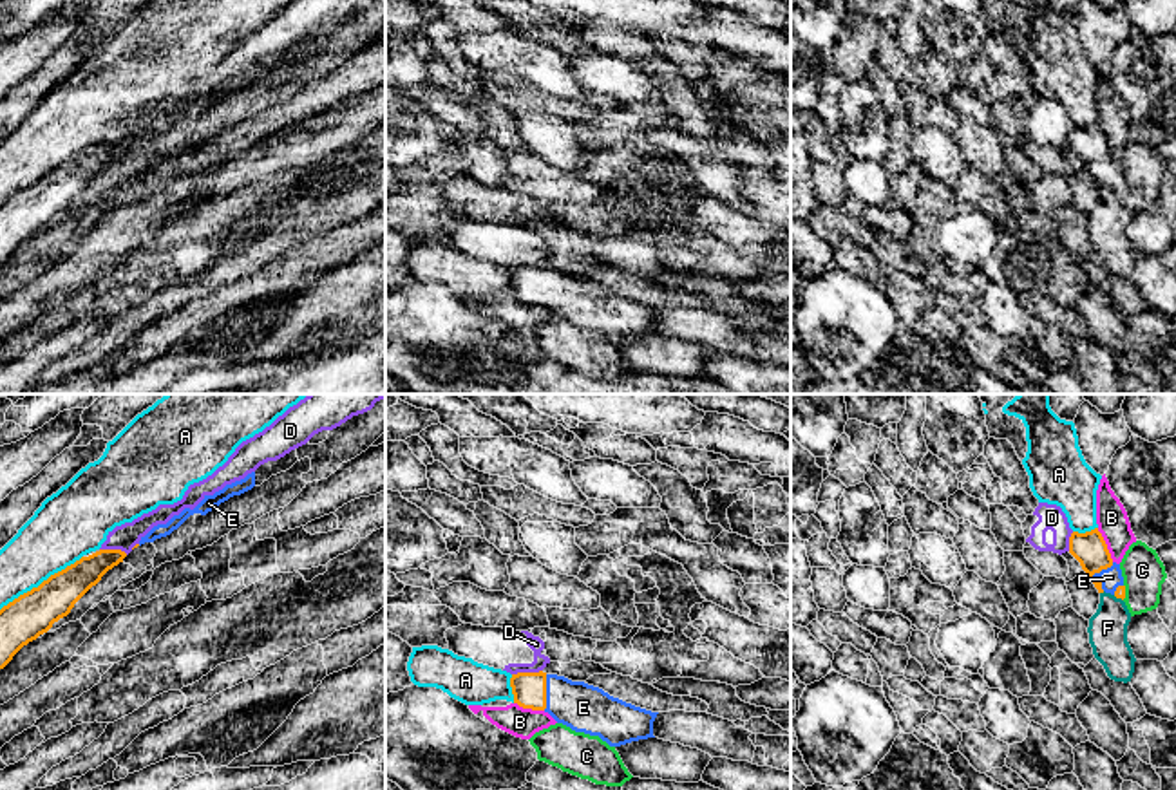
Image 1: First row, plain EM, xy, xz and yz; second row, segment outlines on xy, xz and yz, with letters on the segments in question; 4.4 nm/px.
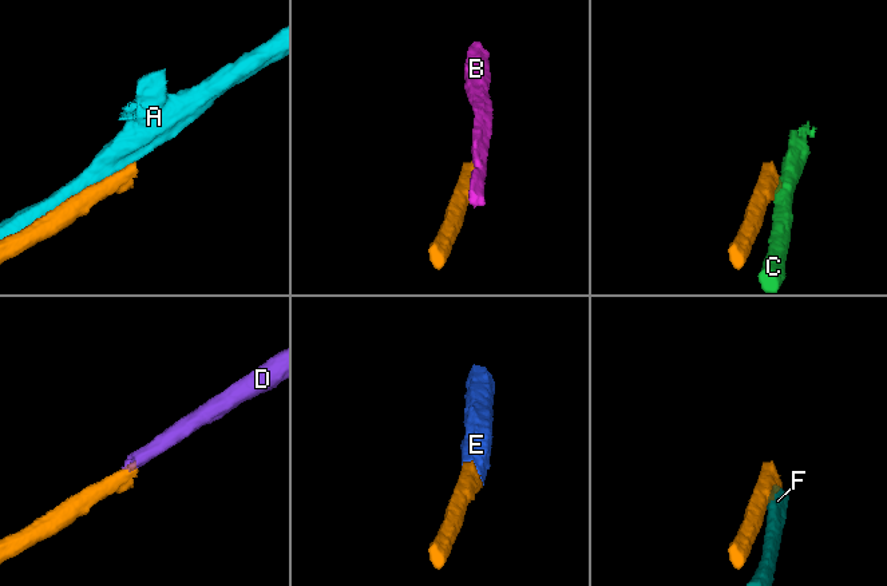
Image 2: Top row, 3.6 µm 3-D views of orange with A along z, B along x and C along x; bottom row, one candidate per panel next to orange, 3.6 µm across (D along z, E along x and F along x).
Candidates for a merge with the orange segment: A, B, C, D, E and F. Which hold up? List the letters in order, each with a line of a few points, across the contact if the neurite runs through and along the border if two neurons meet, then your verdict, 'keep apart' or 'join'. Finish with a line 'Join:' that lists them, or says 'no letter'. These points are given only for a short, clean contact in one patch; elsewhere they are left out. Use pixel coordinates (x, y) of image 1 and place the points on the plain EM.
A: keep apart
B: keep apart
C: line yz (1124, 179), (1122, 194); keep apart
D: line xz (541, 264), (512, 270); keep apart
E: line yz (1090, 143), (1097, 167), (1111, 172); join
F: line yz (1113, 190), (1122, 196); keep apart
Join: E

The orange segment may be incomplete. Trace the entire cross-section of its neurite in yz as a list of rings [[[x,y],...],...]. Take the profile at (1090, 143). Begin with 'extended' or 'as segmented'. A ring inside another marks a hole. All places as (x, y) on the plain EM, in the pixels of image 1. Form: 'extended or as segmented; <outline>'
extended; [[[1098,123],[1069,132],[1069,148],[1080,157],[1082,165],[1091,172],[1098,188],[1111,188],[1125,193],[1125,181],[1120,159],[1111,154],[1107,139]]]

